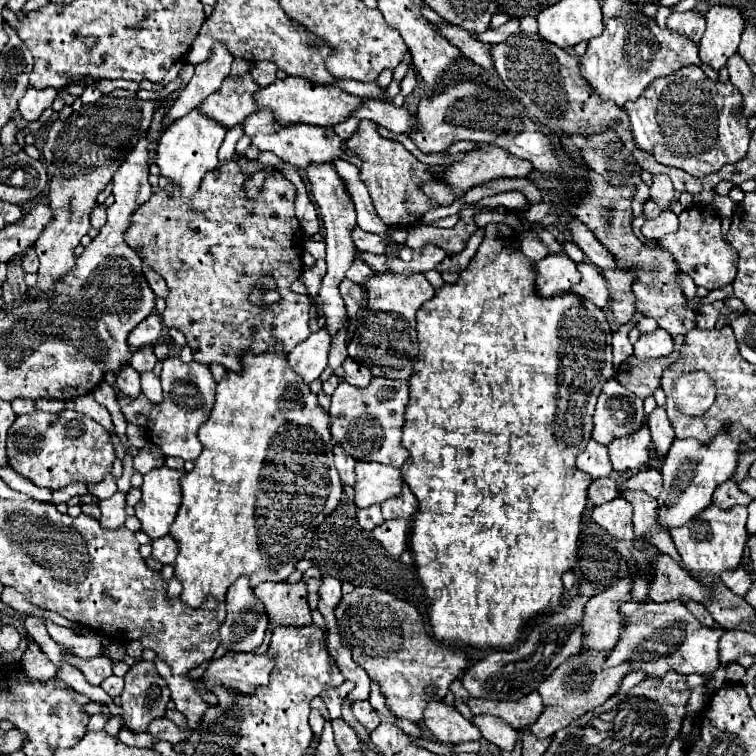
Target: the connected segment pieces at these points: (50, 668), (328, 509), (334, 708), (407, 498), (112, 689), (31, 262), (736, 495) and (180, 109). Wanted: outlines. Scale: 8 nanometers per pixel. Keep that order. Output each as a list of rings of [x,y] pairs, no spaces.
[[[34,640],[28,642],[28,648],[20,658],[20,666],[30,680],[52,680],[58,672]]]
[[[266,352],[264,356],[244,354],[244,368],[242,368],[242,372],[240,374],[228,372],[228,376],[222,382],[218,382],[218,386],[216,386],[216,404],[212,408],[212,416],[198,430],[198,440],[202,442],[202,454],[194,462],[196,464],[194,470],[188,472],[182,478],[182,504],[180,504],[180,510],[178,510],[178,516],[176,516],[174,524],[170,526],[170,534],[178,542],[178,558],[174,562],[174,578],[182,584],[180,598],[182,598],[184,604],[188,604],[190,608],[200,608],[210,596],[214,600],[218,600],[218,602],[224,602],[228,586],[232,582],[236,582],[240,576],[248,576],[252,588],[262,584],[262,582],[266,582],[266,580],[284,582],[294,572],[296,562],[306,558],[312,564],[316,564],[322,574],[340,576],[342,582],[352,582],[354,586],[364,584],[364,586],[372,586],[372,588],[380,588],[380,590],[392,592],[400,600],[408,600],[412,606],[416,606],[418,610],[424,612],[424,606],[426,606],[424,604],[424,590],[422,590],[422,584],[420,584],[420,580],[416,576],[416,568],[414,566],[408,566],[408,564],[400,562],[398,558],[386,554],[384,548],[380,548],[380,544],[374,540],[374,536],[368,530],[362,530],[356,520],[348,520],[348,518],[340,518],[340,522],[328,522],[326,520],[338,508],[338,504],[342,500],[342,480],[340,480],[340,476],[338,476],[338,472],[334,468],[334,458],[332,458],[332,444],[334,442],[332,442],[332,436],[330,436],[330,416],[320,408],[316,396],[300,380],[300,376],[296,376],[288,368],[284,352]]]
[[[344,682],[342,686],[338,686],[338,688],[328,688],[328,690],[324,690],[324,692],[320,694],[320,698],[324,700],[324,704],[326,704],[326,708],[328,708],[332,720],[334,720],[334,718],[340,718],[342,702],[344,702],[344,698],[346,698],[346,694],[348,694],[350,690],[352,690],[352,684]]]
[[[402,484],[400,496],[394,496],[382,502],[382,514],[386,520],[388,518],[408,518],[416,512],[416,508],[418,508],[418,500],[408,488],[408,484]]]
[[[108,676],[102,684],[100,684],[102,688],[104,688],[104,692],[108,694],[108,696],[120,696],[122,694],[122,688],[124,688],[124,680],[120,678],[120,676]]]
[[[30,246],[22,258],[22,266],[26,272],[36,272],[38,270],[38,256],[36,256],[36,250],[34,246]]]
[[[732,480],[720,484],[716,490],[714,490],[714,504],[720,506],[720,508],[732,508],[732,506],[748,506],[752,502],[752,498],[748,498],[736,484],[732,484]]]
[[[216,44],[216,48],[212,48],[212,56],[196,64],[192,80],[180,90],[168,114],[162,118],[162,128],[168,128],[174,120],[186,116],[192,108],[198,108],[210,94],[218,92],[220,84],[230,74],[230,64],[232,64],[230,52],[222,44]]]

